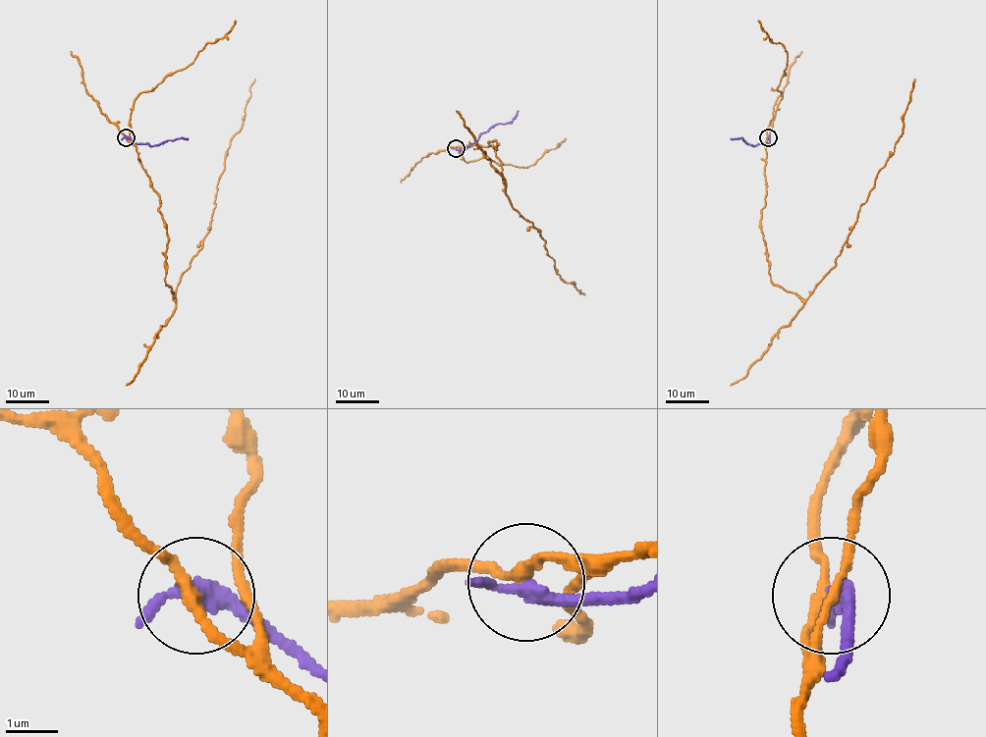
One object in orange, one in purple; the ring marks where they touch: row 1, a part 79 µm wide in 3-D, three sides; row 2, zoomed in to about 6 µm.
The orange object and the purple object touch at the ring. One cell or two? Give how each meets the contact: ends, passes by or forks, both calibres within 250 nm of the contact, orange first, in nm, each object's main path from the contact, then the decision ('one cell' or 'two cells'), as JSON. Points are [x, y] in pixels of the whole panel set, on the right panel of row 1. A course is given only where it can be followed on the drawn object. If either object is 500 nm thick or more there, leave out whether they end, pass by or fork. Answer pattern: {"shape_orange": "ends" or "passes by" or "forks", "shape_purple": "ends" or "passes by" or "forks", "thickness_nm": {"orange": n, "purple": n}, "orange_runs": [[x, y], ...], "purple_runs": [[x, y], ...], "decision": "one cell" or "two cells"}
{"shape_orange": "passes by", "shape_purple": "passes by", "thickness_nm": {"orange": 200, "purple": 280}, "orange_runs": [[768, 137], [766, 205], [760, 227], [770, 279], [805, 299], [836, 264], [876, 174], [902, 134], [915, 78]], "purple_runs": [[768, 137], [768, 144], [753, 145], [741, 138], [730, 138]], "decision": "two cells"}

